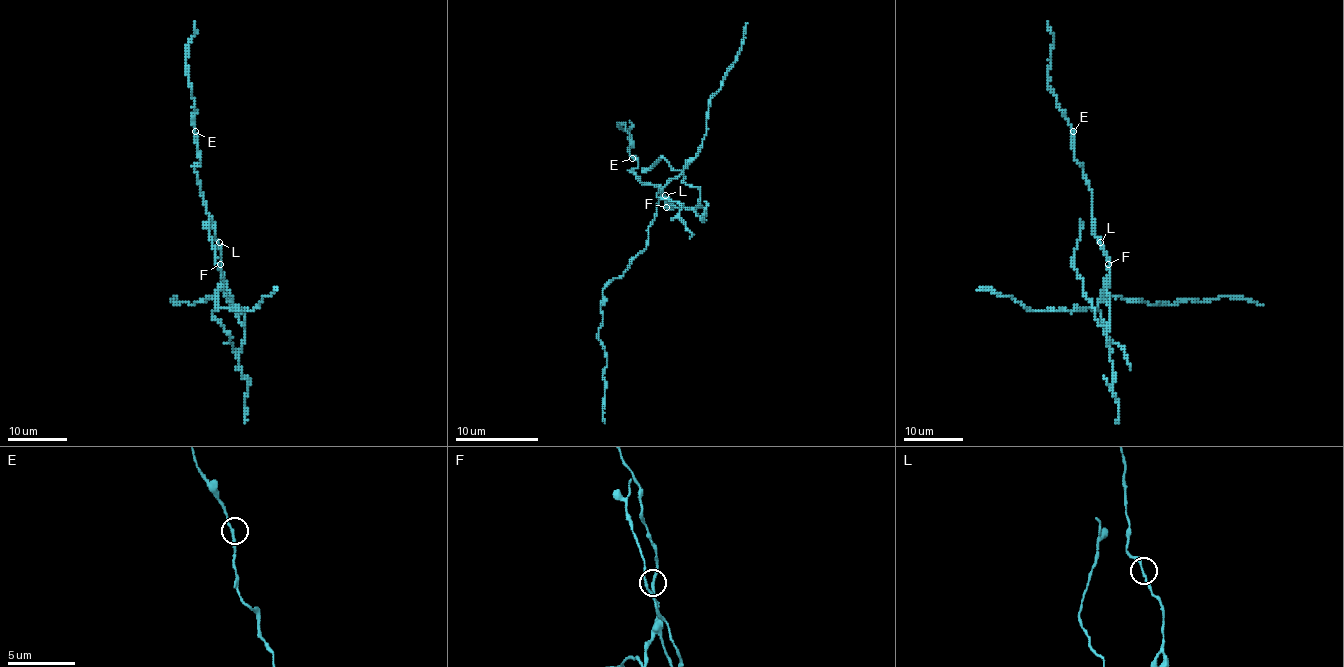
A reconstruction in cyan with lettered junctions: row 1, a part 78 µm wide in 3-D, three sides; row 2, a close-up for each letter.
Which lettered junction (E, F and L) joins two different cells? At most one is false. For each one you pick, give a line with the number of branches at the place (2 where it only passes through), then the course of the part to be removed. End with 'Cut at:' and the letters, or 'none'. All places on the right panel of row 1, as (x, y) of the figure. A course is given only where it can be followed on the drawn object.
F: Branches: 2. Course of the part to remove: (1109, 264), (1109, 285), (1101, 294), (1103, 298), (1121, 297), (1152, 304), (1168, 304), (1230, 295), (1262, 304)
Cut at: F

